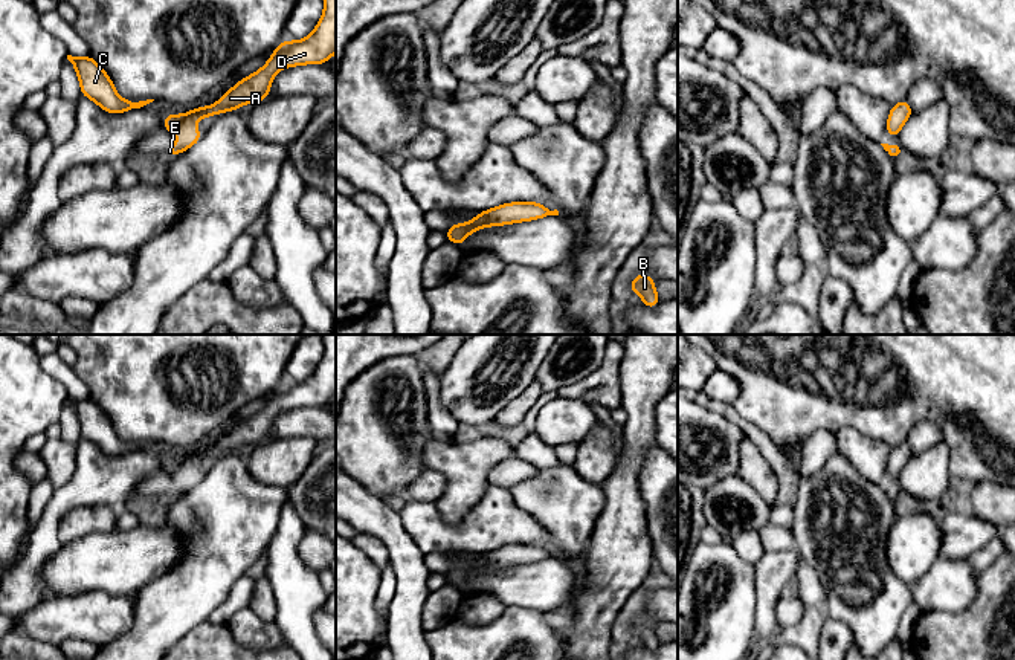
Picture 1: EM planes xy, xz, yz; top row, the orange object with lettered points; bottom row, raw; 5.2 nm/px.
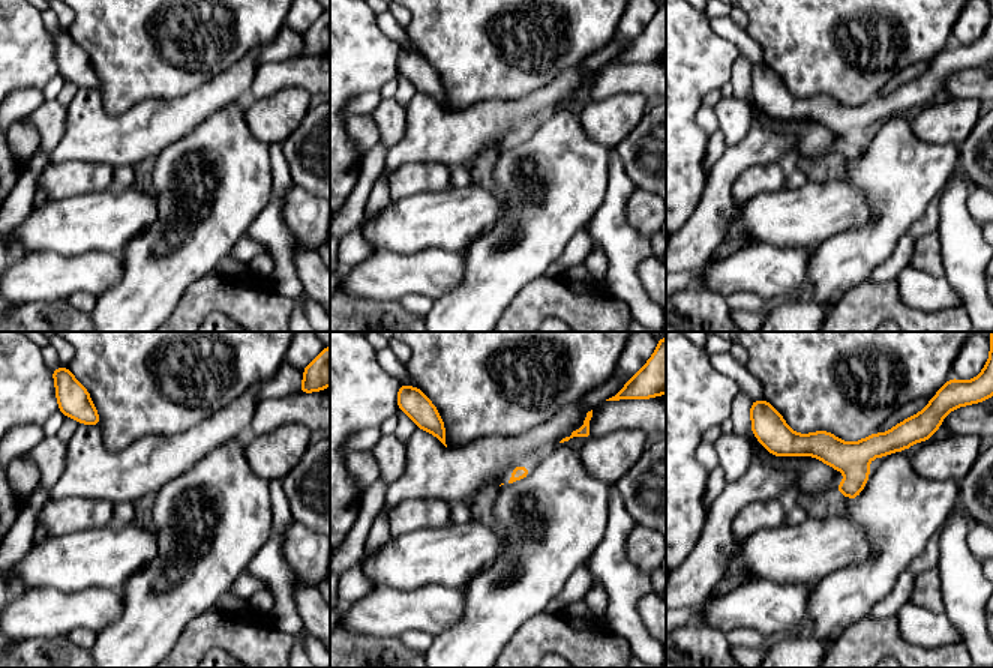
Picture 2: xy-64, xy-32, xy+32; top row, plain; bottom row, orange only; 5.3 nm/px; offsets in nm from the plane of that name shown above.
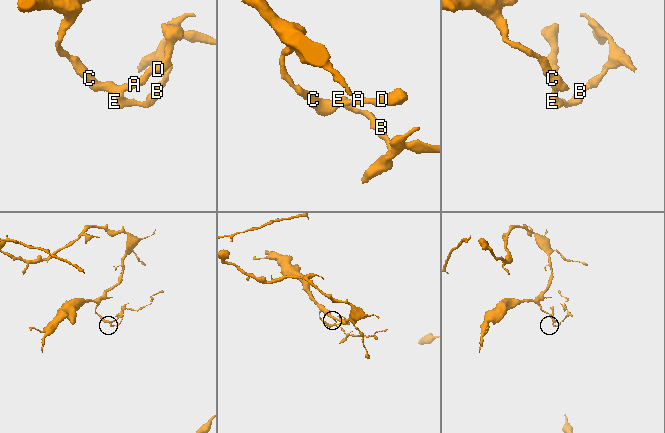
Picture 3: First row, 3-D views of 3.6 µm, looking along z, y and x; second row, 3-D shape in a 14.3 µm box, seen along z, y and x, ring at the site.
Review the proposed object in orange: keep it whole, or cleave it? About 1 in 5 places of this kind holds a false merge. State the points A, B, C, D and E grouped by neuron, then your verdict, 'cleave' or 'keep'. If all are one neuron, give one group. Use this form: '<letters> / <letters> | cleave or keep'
A B C D E | keep

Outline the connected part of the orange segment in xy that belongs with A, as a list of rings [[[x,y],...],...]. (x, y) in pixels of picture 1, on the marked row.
[[[324,0],[324,14],[319,23],[316,24],[311,35],[305,37],[299,41],[287,41],[284,40],[273,52],[273,55],[267,60],[266,66],[247,78],[241,79],[230,90],[227,90],[215,105],[203,105],[200,108],[194,108],[185,115],[166,115],[163,118],[163,127],[168,131],[172,131],[179,136],[179,142],[176,145],[166,147],[168,156],[177,156],[197,144],[200,141],[200,130],[194,125],[197,119],[203,119],[206,116],[215,116],[218,113],[230,112],[241,108],[243,104],[252,102],[256,104],[266,98],[269,98],[269,90],[273,81],[273,76],[284,67],[293,67],[301,64],[322,64],[327,63],[331,55],[336,52],[336,0]]]

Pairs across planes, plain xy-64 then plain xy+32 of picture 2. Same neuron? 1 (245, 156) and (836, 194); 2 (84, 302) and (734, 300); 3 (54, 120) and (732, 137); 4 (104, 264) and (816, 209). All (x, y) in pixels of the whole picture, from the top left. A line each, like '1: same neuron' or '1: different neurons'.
1: different neurons
2: same neuron
3: same neuron
4: same neuron

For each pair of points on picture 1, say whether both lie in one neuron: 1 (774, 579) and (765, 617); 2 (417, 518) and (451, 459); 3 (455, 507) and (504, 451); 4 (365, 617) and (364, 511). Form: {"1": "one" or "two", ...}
{"1": "one", "2": "two", "3": "one", "4": "two"}

